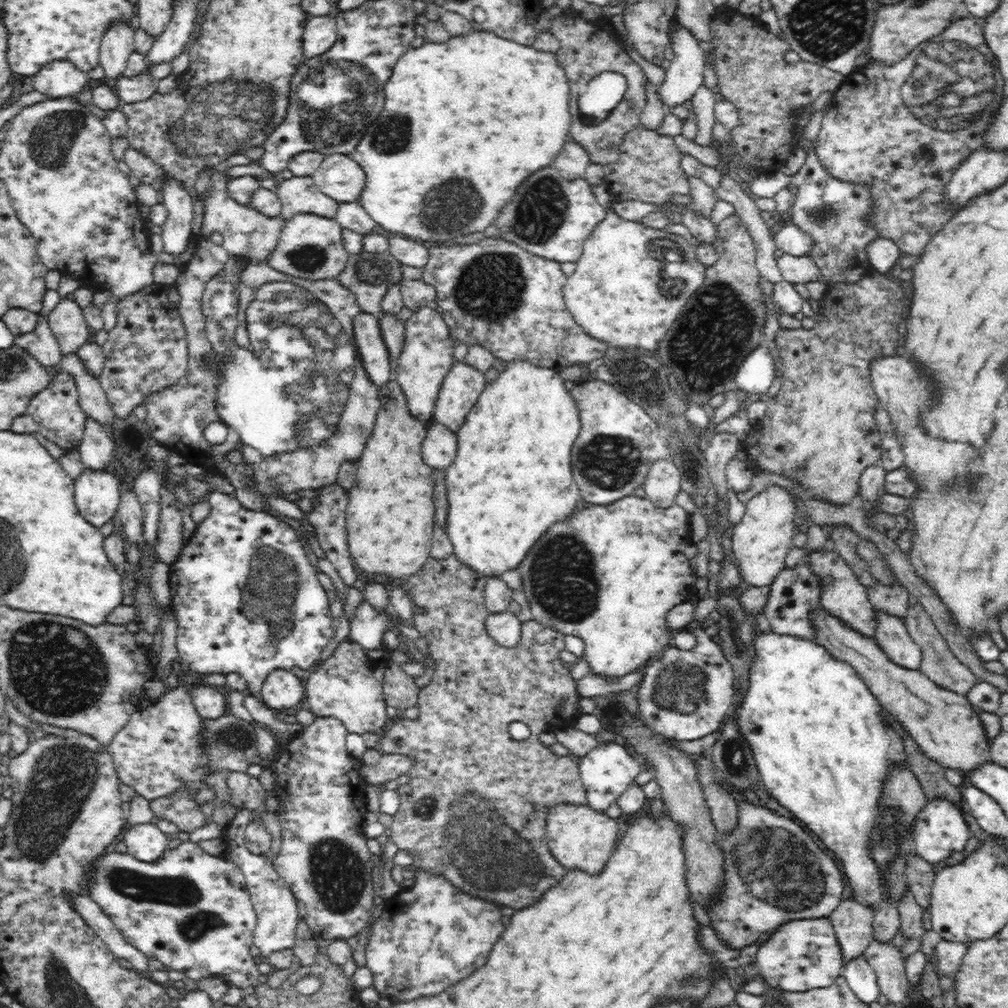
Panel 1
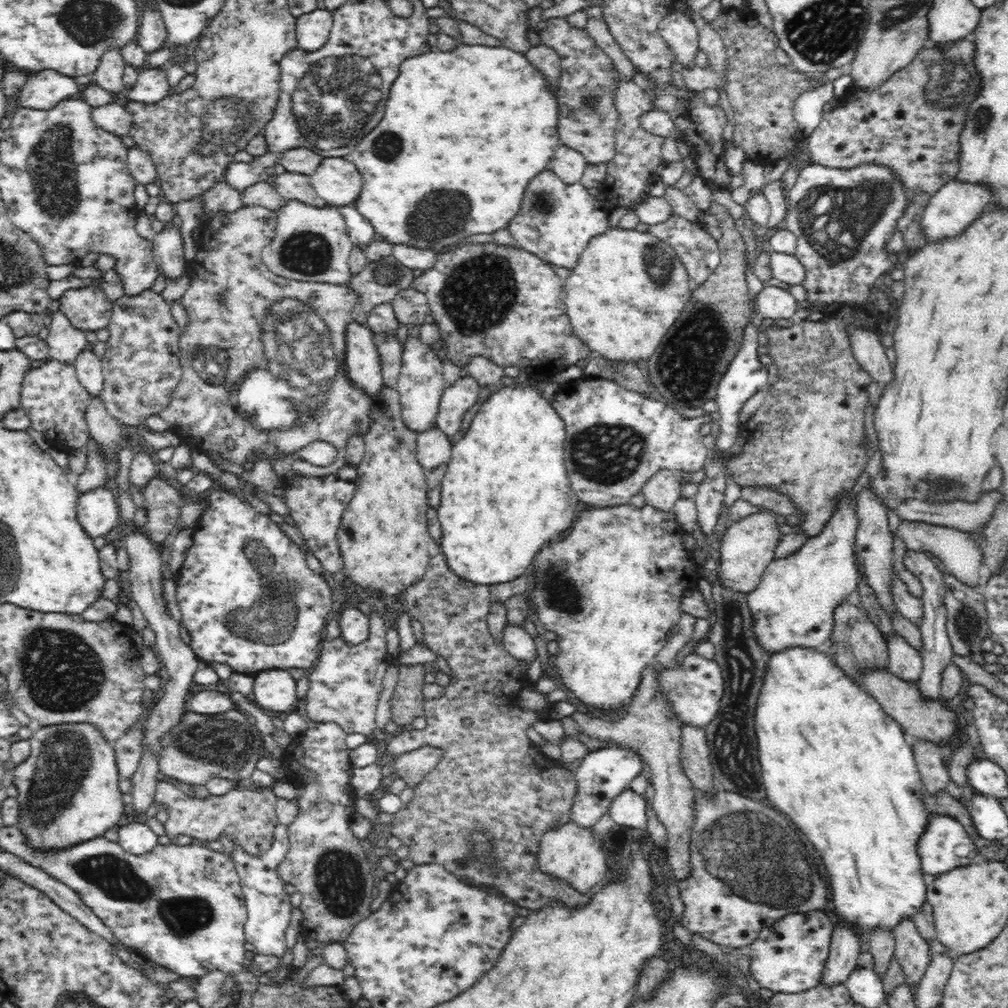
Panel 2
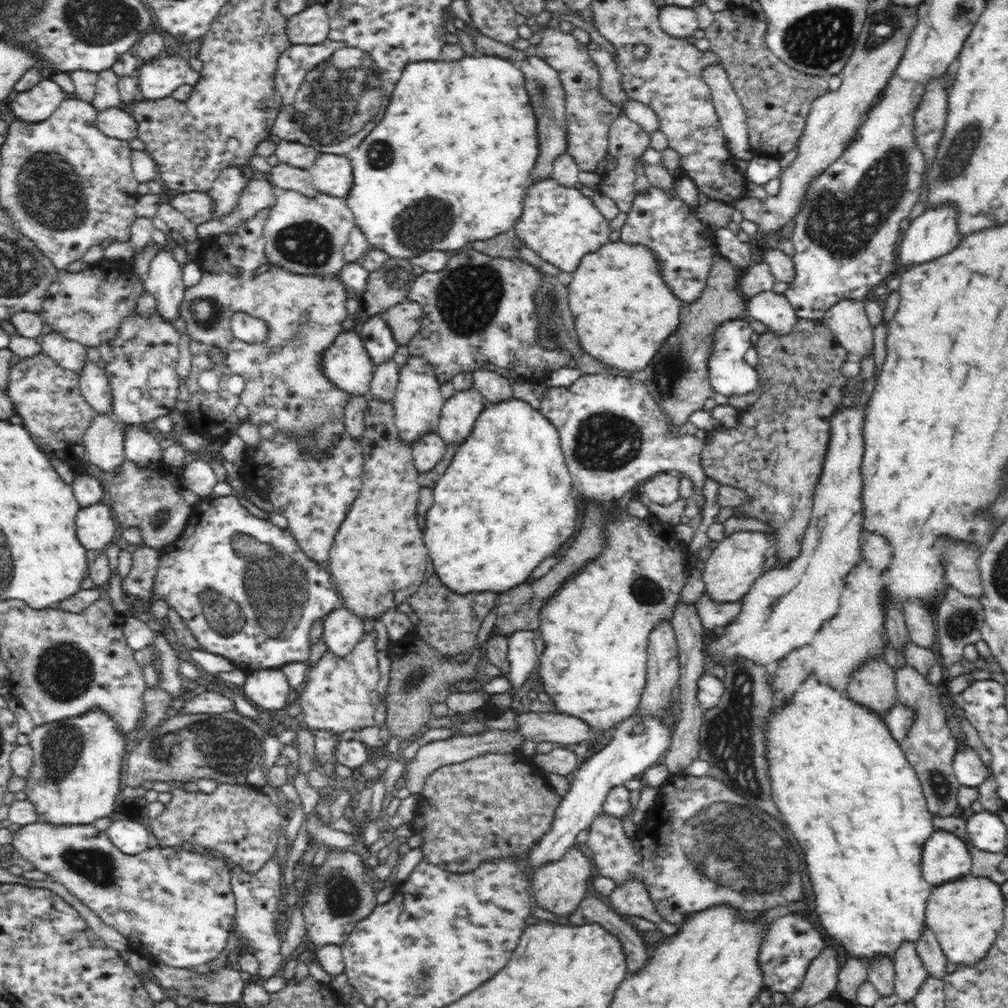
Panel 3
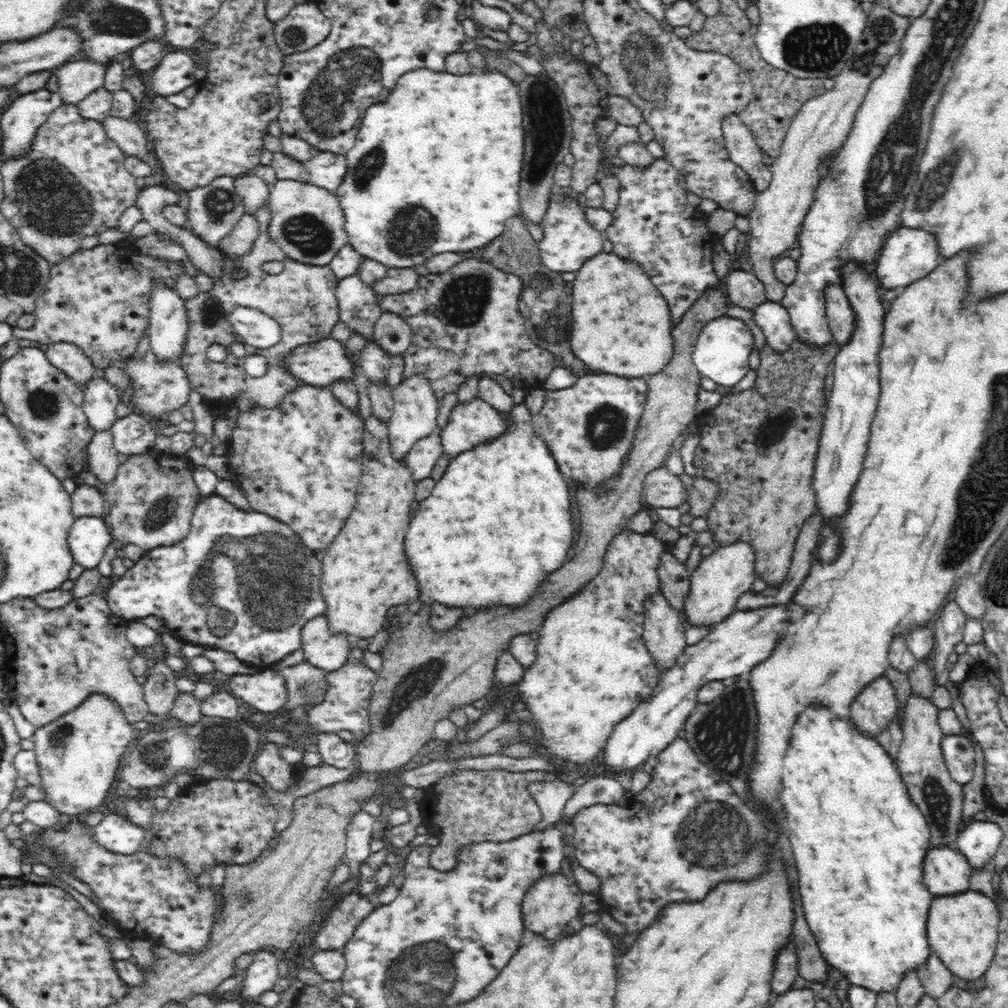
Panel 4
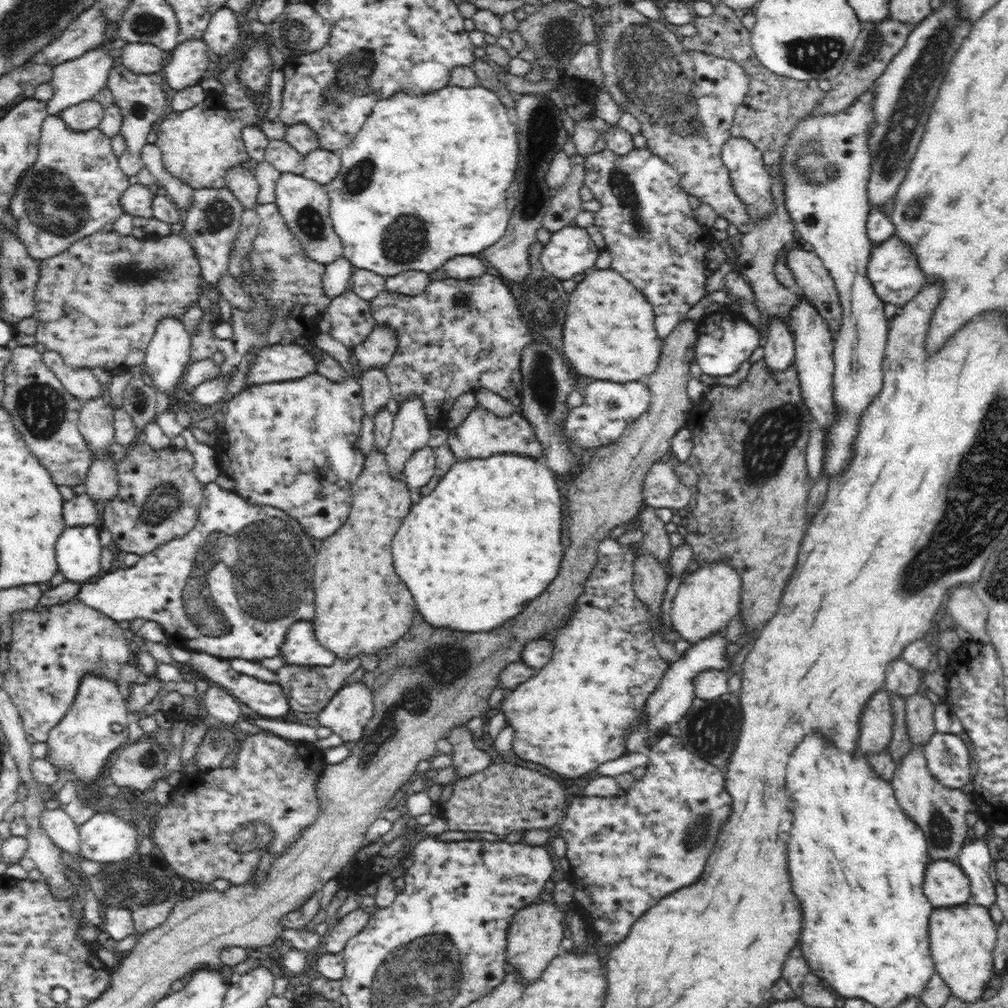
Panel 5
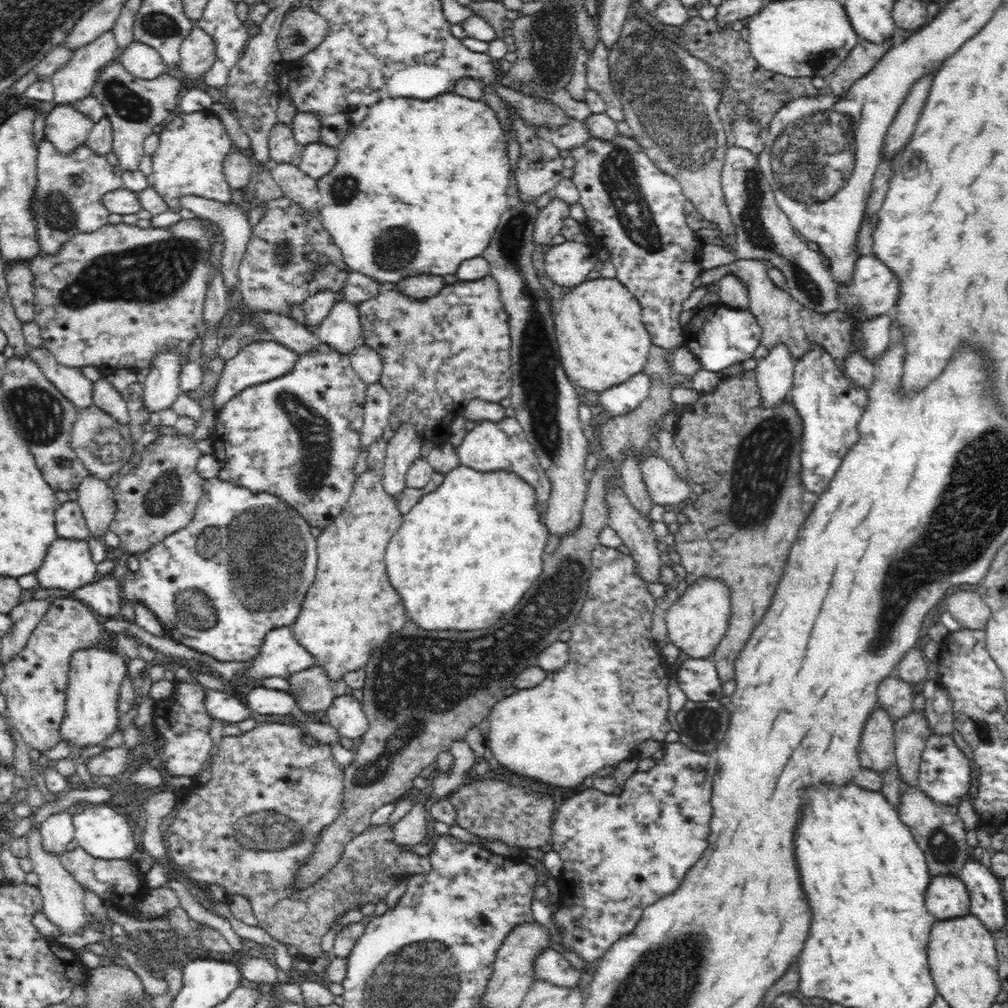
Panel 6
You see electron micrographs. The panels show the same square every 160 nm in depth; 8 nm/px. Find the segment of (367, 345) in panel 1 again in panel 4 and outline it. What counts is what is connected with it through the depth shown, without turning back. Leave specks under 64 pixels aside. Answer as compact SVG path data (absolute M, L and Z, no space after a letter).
M332 337L295 348L285 358L283 366L296 381L318 388L352 380L355 371L343 343Z

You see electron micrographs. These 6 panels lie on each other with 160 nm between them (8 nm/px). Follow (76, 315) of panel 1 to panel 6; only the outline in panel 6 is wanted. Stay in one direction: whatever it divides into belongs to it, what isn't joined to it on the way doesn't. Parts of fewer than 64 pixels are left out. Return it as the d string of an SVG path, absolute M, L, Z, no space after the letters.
M43 346L41 348L30 349L29 356L40 367L40 370L44 373L44 377L76 408L81 410L93 405L93 382L86 378L81 368L72 368L60 364L56 360L56 357Z

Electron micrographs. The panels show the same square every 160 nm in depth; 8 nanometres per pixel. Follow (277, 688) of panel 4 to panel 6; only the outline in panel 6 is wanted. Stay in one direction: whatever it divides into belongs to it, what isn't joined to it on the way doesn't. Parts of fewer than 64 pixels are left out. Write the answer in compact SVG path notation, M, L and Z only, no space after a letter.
M259 685L246 694L246 706L252 708L256 714L266 716L286 716L297 710L297 702L290 693Z

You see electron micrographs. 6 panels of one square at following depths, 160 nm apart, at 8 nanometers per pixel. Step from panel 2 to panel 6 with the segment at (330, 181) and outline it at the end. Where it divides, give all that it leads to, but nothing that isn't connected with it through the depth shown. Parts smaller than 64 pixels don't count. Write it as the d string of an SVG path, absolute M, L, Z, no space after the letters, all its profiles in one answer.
M322 142L303 146L299 169L318 180L337 163L337 149Z

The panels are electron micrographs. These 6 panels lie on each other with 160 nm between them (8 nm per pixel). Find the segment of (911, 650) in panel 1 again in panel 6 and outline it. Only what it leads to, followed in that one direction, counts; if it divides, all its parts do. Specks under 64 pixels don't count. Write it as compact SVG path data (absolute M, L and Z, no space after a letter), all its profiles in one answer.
M906 786L902 790L898 812L899 819L909 828L918 848L923 850L930 876L951 874L958 877L969 854L966 853L966 829L956 805L936 804L920 791L919 786Z

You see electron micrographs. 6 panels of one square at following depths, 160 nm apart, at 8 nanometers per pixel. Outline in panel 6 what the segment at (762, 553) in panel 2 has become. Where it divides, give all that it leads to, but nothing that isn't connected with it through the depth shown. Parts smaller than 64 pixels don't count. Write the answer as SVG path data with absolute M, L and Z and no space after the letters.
M701 576L687 586L684 594L666 610L665 620L670 642L686 656L708 659L726 634L731 615L729 588L719 578Z

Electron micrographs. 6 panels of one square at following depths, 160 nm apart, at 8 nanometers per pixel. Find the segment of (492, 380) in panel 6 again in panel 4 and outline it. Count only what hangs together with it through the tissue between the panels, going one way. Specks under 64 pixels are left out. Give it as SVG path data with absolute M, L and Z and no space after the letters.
M463 258L463 262L457 263L452 268L449 268L447 272L441 274L426 274L426 276L419 276L418 287L415 290L410 292L400 293L400 294L389 294L381 297L377 297L379 308L383 313L394 313L398 317L404 319L412 331L412 344L408 347L408 350L405 350L402 354L404 359L404 379L415 376L414 374L421 374L426 377L430 382L430 387L432 387L433 393L436 395L438 400L442 400L445 394L450 394L450 392L456 392L459 390L467 378L476 378L482 379L484 377L490 378L492 374L498 374L498 376L504 376L511 382L514 382L520 389L523 389L524 392L529 392L537 386L541 386L543 382L548 379L549 374L555 369L556 366L561 365L558 360L554 360L554 355L542 348L538 348L532 338L526 334L526 320L522 318L522 314L518 312L518 298L522 294L522 278L518 276L512 276L500 268L496 268L485 261L474 260L474 258Z

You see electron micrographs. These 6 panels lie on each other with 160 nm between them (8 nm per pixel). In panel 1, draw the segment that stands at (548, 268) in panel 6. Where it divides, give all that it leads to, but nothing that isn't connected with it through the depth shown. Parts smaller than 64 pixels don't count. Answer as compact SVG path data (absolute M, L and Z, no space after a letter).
M541 168L516 190L516 198L500 210L494 224L501 231L501 238L535 256L560 264L578 263L584 241L606 216L606 210L596 201L590 186L585 177L568 180L556 168Z

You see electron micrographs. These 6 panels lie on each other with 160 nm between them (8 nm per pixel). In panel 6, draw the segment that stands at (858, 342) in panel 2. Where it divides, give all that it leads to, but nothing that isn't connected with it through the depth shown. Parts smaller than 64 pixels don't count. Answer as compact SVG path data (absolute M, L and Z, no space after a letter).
M733 145L726 149L723 161L721 187L735 226L736 248L734 252L727 252L720 246L704 246L700 260L703 271L748 259L768 261L786 278L786 290L790 296L806 309L818 314L844 311L837 299L837 281L832 277L824 257L819 251L808 248L789 218L780 210L772 185L760 168L757 154Z

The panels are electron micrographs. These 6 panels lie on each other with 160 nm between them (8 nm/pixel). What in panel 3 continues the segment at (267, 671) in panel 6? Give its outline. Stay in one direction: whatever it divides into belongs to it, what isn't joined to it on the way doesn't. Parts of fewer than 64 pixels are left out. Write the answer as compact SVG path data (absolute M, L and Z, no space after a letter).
M344 606L329 612L321 628L321 638L334 656L350 654L364 635L362 619Z

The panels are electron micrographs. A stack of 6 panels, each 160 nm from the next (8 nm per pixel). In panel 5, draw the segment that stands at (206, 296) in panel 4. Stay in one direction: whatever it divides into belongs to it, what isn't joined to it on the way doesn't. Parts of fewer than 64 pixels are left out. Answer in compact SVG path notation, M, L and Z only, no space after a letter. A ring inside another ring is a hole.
M276 203L255 206L261 221L257 224L257 235L253 240L254 249L250 252L250 261L254 269L253 275L245 275L238 281L243 290L252 297L254 310L243 311L231 307L231 318L228 323L233 329L231 339L220 339L212 330L211 319L214 309L203 312L198 332L190 334L189 364L199 360L218 358L220 372L216 378L225 378L238 366L244 354L251 350L257 355L262 347L278 343L290 344L296 337L316 339L321 334L317 324L327 317L330 299L322 289L322 278L326 266L316 263L306 256L302 244L288 229L284 217L278 211ZM269 300L269 303L268 303Z

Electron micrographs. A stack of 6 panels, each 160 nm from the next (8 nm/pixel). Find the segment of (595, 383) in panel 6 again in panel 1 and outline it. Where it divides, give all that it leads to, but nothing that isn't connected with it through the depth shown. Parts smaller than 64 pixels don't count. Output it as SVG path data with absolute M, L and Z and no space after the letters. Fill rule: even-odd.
M608 210L606 220L599 222L584 241L576 270L572 276L567 277L568 282L563 287L566 307L580 329L612 348L636 346L644 350L654 350L658 348L664 334L674 324L676 316L689 299L686 296L698 291L706 278L707 267L696 259L696 253L697 249L690 244L690 240L680 235L650 228L636 221L624 220L612 210ZM580 266L592 266L588 268L588 278L580 278Z

